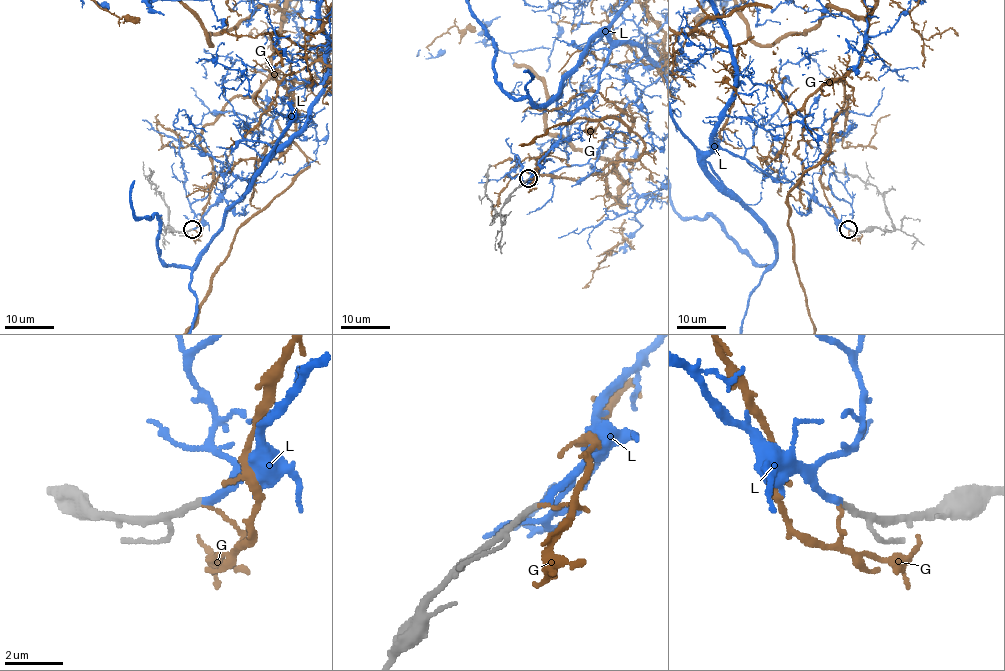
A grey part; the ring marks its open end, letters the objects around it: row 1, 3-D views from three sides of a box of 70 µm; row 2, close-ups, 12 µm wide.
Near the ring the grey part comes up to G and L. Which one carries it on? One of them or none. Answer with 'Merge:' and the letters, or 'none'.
Merge: L

